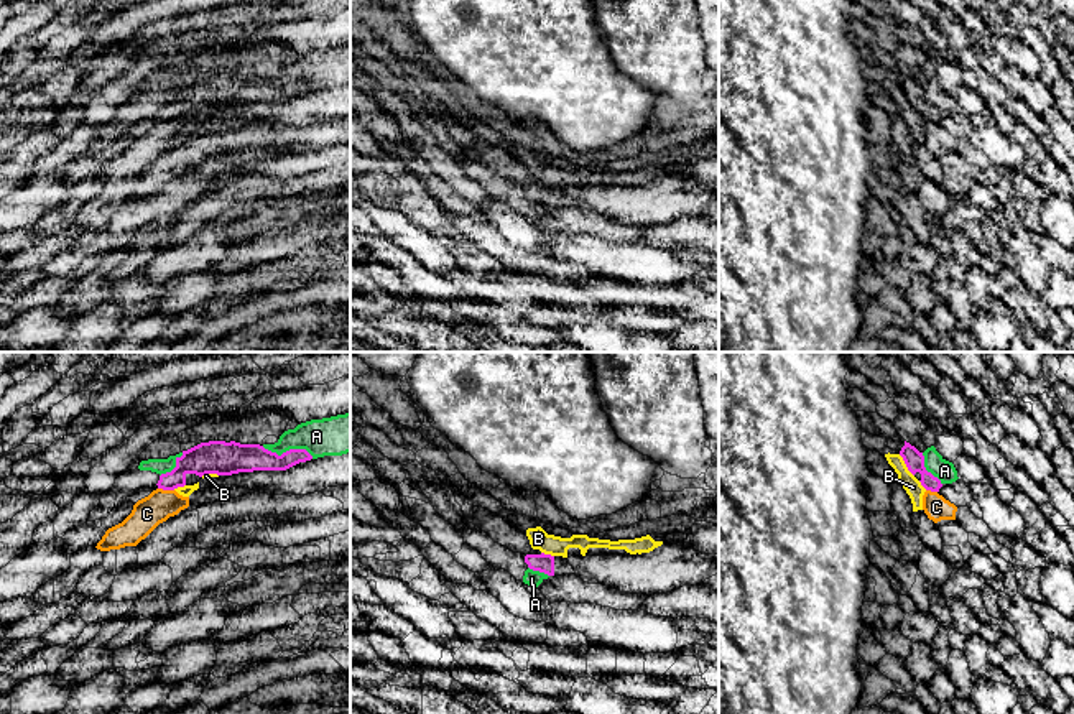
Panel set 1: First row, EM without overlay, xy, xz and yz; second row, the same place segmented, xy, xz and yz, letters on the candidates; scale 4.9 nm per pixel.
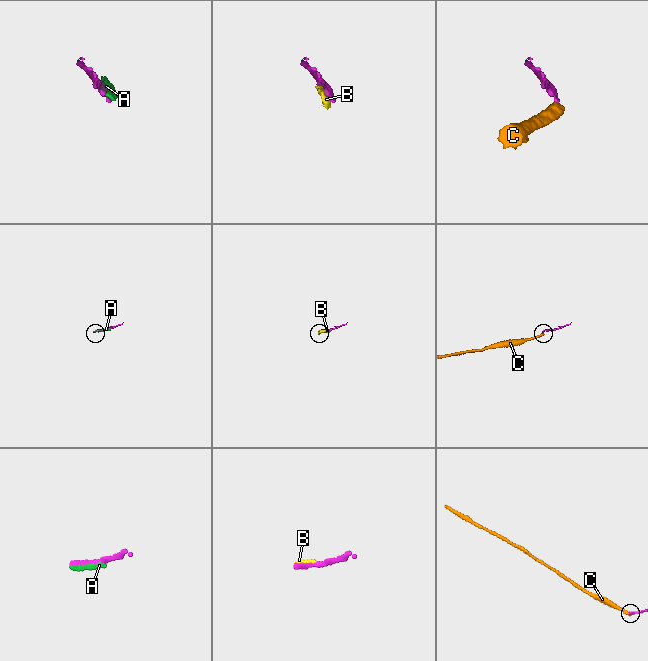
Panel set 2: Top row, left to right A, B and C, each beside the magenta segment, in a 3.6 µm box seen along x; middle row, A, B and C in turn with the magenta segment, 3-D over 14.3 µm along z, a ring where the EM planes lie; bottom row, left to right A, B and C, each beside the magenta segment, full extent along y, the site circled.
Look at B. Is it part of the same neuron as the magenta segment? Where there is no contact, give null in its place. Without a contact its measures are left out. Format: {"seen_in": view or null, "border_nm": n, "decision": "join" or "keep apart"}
{"seen_in": "yz", "border_nm": 130, "decision": "keep apart"}

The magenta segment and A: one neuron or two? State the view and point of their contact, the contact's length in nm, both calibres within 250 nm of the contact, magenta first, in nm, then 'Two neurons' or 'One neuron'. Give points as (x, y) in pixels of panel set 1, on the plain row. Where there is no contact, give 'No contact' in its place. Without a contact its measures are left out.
Touches magenta at xy (288, 83). Shared border 260 nm. Thickness 140 nm (magenta) against 190 nm. Two neurons

